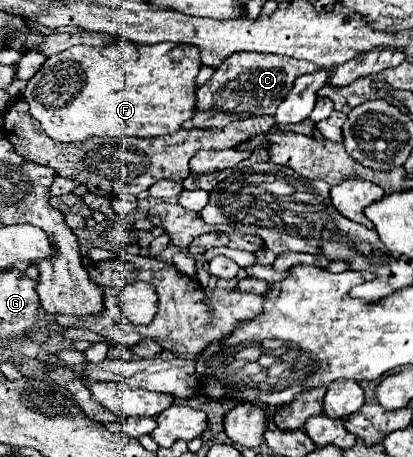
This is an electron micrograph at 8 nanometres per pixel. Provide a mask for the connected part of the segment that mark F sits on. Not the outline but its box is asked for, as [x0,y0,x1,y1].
[24,40,200,142]

